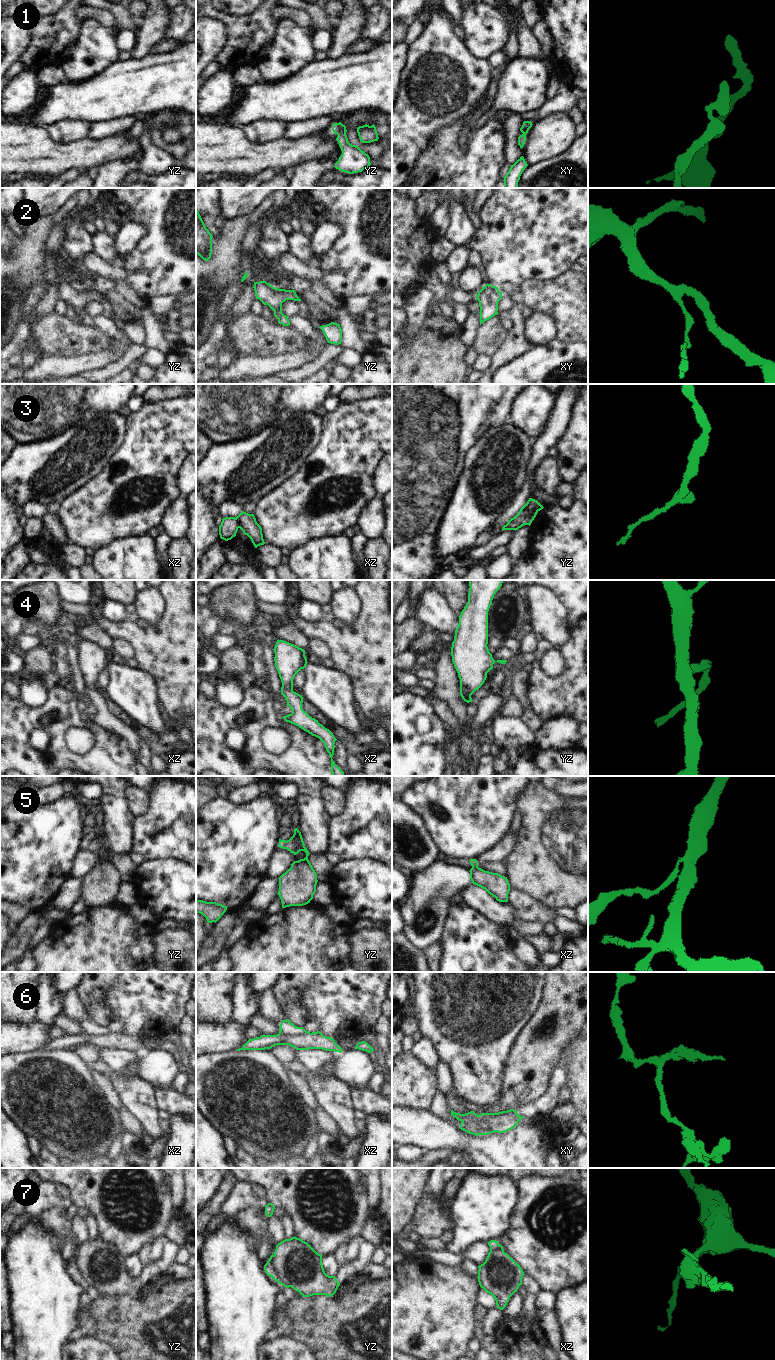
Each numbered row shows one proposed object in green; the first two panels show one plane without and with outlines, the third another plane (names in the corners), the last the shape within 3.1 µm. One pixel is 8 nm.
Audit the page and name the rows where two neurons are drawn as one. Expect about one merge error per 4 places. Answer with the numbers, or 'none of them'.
3, 7

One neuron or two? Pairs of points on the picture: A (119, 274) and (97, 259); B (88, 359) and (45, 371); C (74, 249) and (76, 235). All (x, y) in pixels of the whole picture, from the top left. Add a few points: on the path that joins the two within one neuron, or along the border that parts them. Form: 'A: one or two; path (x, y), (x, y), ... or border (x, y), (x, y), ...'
A: one; path (114, 272), (108, 270), (102, 264)
B: one; path (77, 363), (71, 366), (56, 367)
C: one; path (76, 246), (76, 238)

